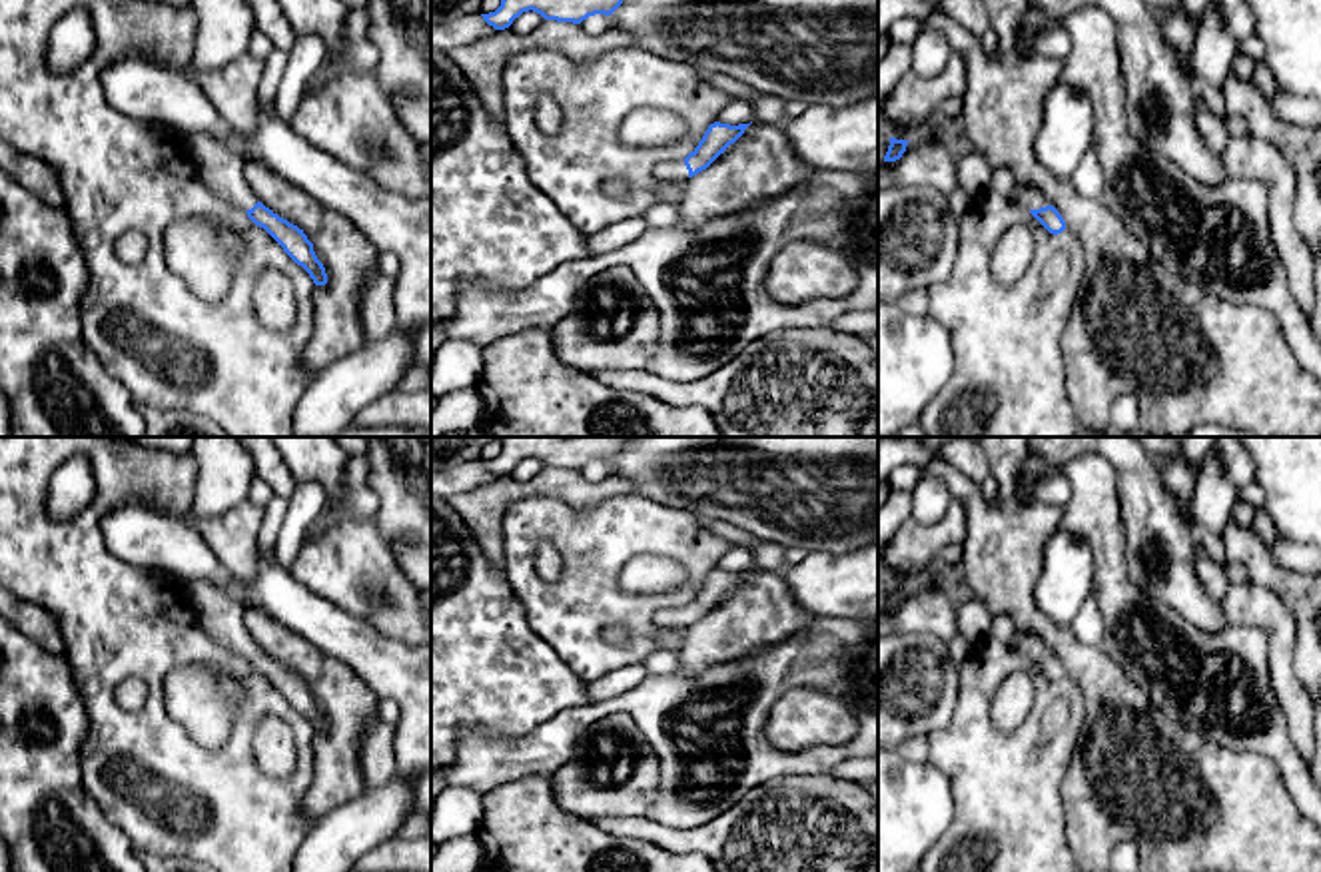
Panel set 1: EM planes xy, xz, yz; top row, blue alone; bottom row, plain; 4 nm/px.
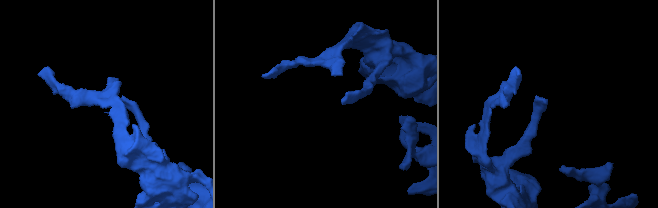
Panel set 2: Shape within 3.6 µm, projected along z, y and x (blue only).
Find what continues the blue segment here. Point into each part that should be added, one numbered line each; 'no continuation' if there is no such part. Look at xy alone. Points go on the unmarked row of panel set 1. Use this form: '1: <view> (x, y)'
1: xy (222, 617)

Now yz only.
1: yz (1026, 643)

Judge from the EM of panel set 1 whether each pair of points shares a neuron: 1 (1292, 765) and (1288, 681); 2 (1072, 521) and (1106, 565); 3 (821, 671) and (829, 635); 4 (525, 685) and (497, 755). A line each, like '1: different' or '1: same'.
1: different
2: same
3: same
4: different

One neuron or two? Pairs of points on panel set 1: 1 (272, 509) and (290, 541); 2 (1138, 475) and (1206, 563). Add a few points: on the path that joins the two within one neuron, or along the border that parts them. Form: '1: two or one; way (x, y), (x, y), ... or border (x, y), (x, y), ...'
1: two; border (290, 499), (274, 547)
2: two; border (1196, 545), (1196, 571), (1210, 597)

